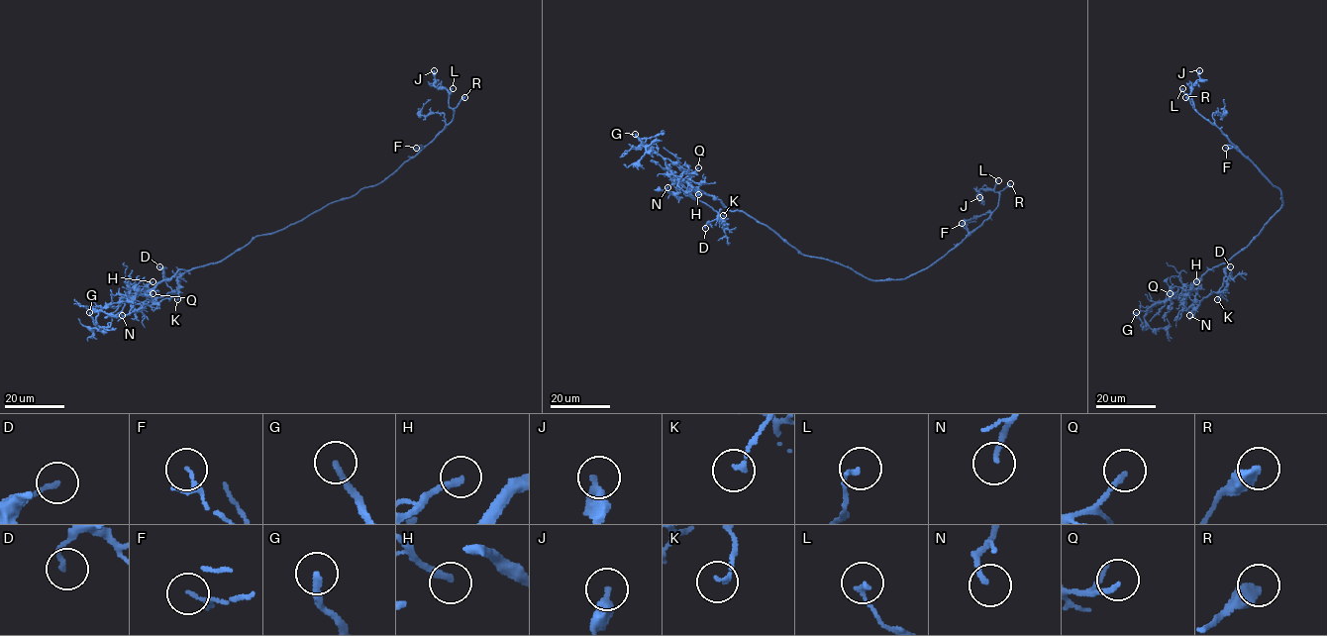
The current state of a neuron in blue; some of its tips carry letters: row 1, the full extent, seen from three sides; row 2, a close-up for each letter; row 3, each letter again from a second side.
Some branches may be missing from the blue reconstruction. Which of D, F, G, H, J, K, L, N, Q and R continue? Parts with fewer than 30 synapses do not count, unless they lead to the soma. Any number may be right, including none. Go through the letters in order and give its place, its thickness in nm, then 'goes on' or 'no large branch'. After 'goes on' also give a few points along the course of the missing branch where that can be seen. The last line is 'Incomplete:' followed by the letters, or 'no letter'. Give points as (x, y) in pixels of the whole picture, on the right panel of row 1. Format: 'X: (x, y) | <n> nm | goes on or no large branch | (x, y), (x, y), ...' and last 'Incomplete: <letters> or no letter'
D: (1230, 266) | 160 nm | no large branch
F: (1225, 148) | 100 nm | no large branch
G: (1136, 312) | 260 nm | goes on | (1136, 312), (1132, 305), (1128, 307), (1138, 320), (1134, 324), (1139, 329)
H: (1196, 281) | 260 nm | goes on | (1196, 281), (1211, 271), (1220, 250), (1228, 247)
J: (1199, 70) | 400 nm | no large branch
K: (1217, 299) | 150 nm | no large branch
L: (1182, 88) | 160 nm | no large branch
N: (1189, 315) | 180 nm | no large branch
Q: (1170, 293) | 170 nm | no large branch
R: (1185, 97) | 460 nm | no large branch
Incomplete: G, H

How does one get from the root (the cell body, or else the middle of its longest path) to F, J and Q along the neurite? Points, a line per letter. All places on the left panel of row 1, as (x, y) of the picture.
F: (281, 230), (331, 202), (351, 197), (362, 188), (382, 181), (422, 149), (416, 148)
J: (281, 230), (382, 181), (437, 136), (454, 111), (448, 91), (434, 84), (434, 70)
Q: (281, 230), (255, 236), (218, 263), (179, 269), (144, 293), (120, 301), (132, 302), (140, 292), (153, 293)

